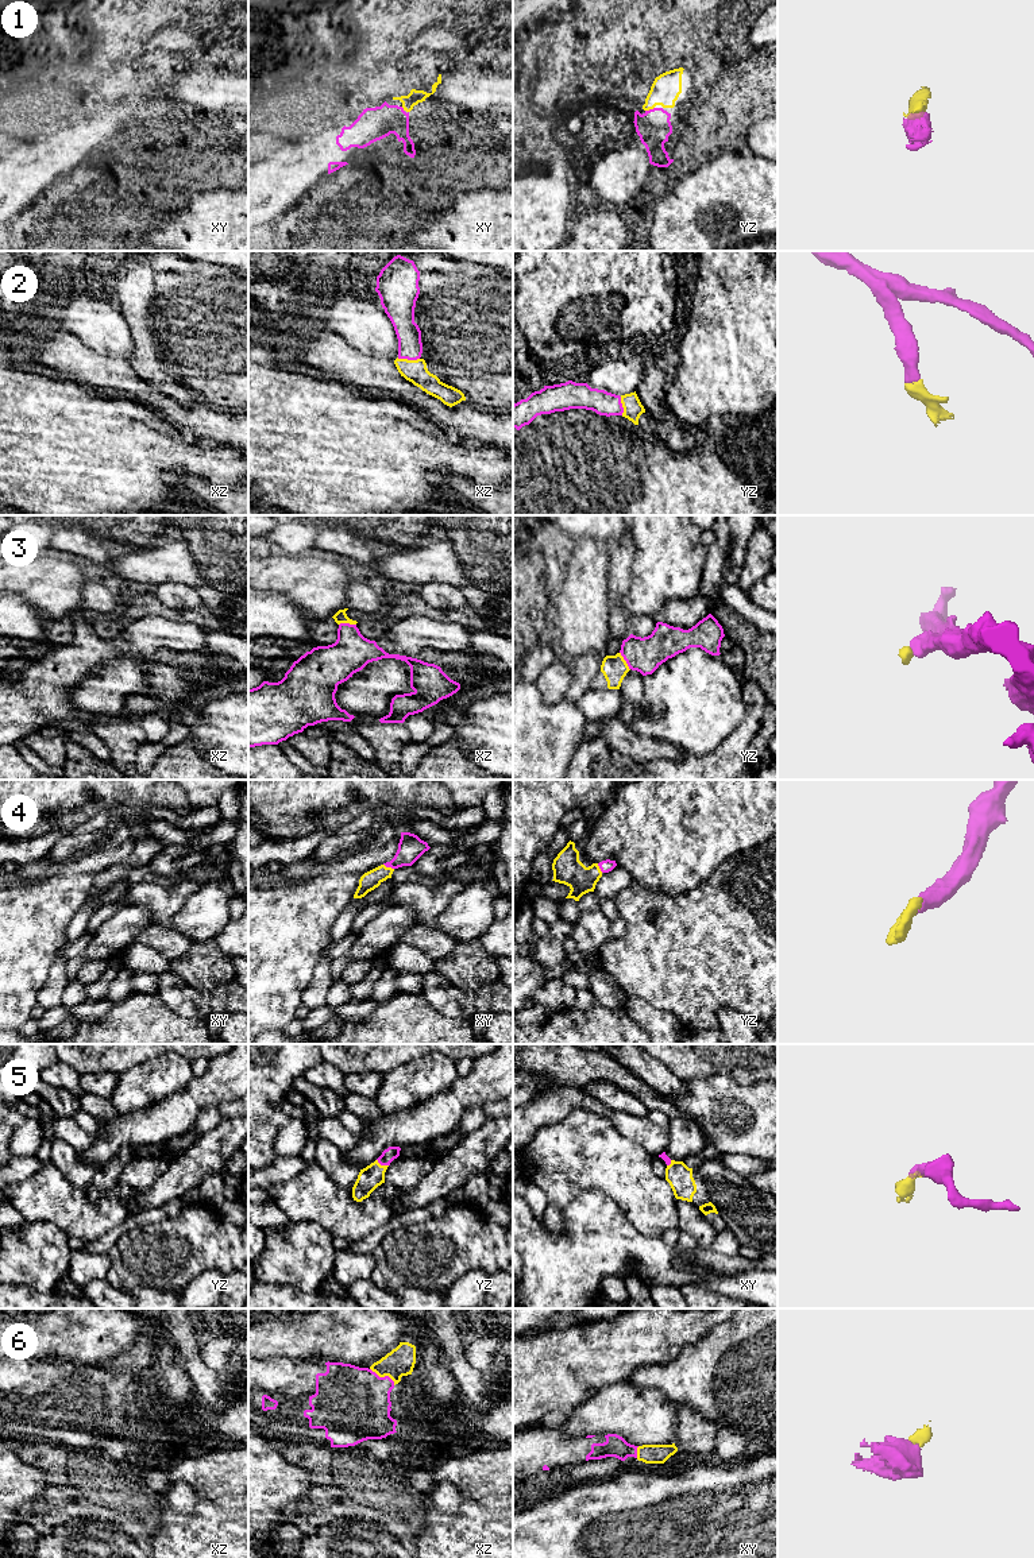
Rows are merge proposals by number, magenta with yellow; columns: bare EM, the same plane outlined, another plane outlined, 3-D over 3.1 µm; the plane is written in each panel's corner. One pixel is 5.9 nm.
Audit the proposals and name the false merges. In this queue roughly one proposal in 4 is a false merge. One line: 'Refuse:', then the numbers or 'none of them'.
Refuse: none of them

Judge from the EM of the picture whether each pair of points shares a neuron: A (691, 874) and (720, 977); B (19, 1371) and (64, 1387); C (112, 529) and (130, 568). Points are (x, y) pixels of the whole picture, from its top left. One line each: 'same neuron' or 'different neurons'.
A: different neurons
B: same neuron
C: different neurons

